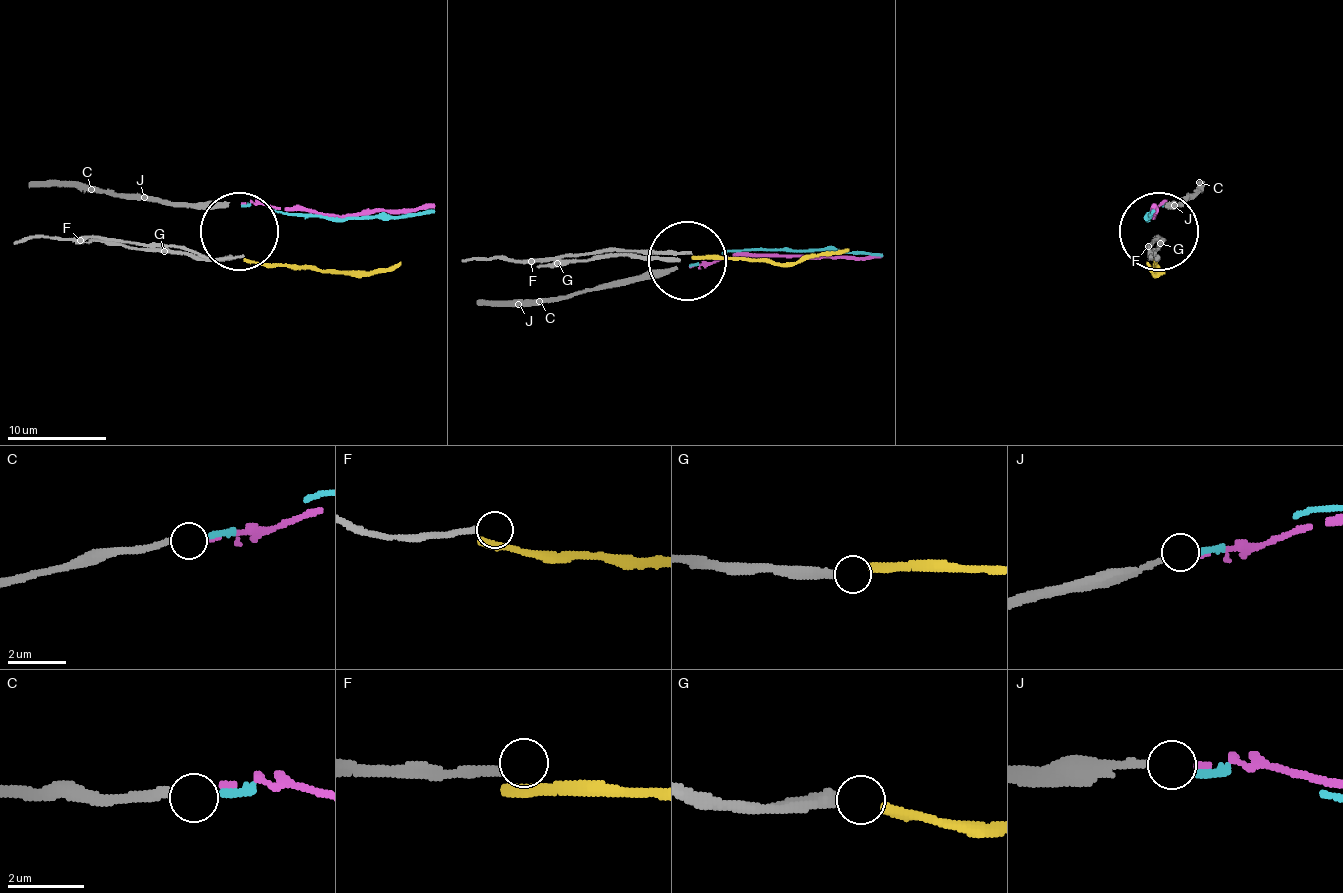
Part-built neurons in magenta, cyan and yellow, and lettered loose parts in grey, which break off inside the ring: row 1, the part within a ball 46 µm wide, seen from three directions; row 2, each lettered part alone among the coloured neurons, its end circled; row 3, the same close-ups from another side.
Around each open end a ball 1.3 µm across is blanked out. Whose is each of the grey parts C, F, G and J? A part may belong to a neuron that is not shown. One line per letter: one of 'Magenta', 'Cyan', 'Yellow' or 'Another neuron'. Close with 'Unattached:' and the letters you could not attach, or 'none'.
C: Cyan
F: Another neuron
G: Yellow
J: Magenta
Unattached: F

